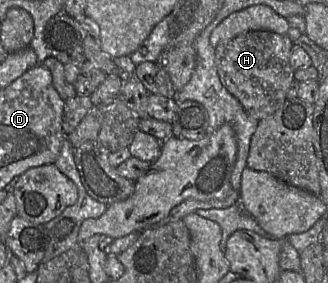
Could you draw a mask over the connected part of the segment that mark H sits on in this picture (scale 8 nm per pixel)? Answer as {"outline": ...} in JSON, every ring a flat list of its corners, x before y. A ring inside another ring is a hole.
{"outline":[[255,30,224,41,215,47,215,65,222,85,258,121,272,115,287,100,287,91,294,80,290,65,293,42,287,34]]}

